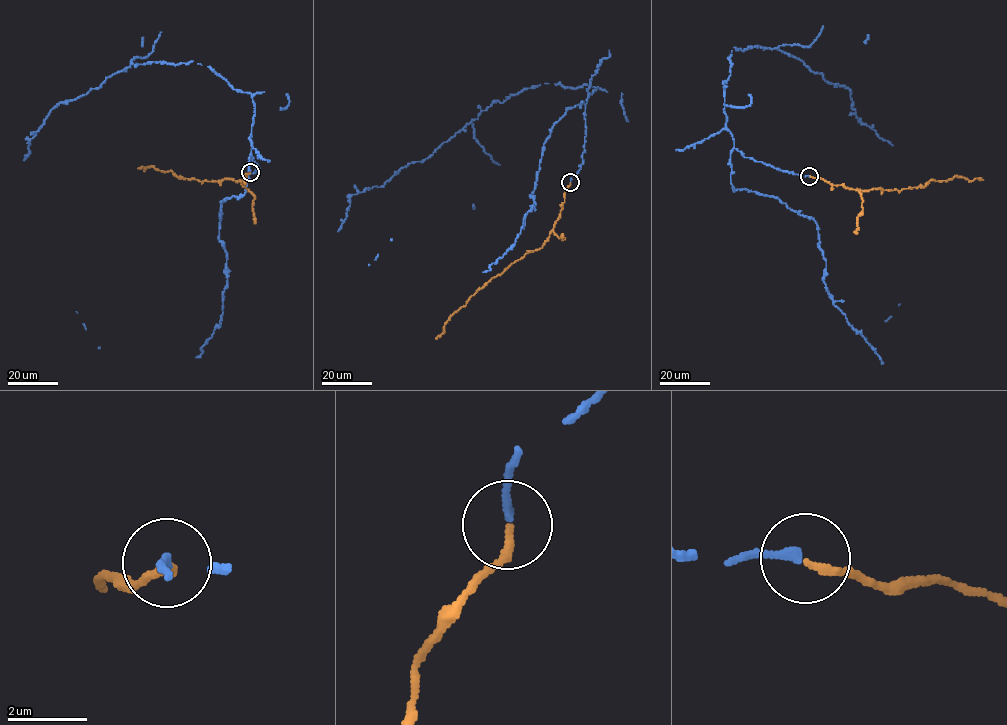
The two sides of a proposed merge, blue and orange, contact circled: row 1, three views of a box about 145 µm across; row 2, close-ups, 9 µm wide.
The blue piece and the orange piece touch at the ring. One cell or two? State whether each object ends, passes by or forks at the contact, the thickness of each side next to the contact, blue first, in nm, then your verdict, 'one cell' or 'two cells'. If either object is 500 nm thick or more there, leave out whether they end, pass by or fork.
blue ends | orange ends | 220/180 nm | one cell

